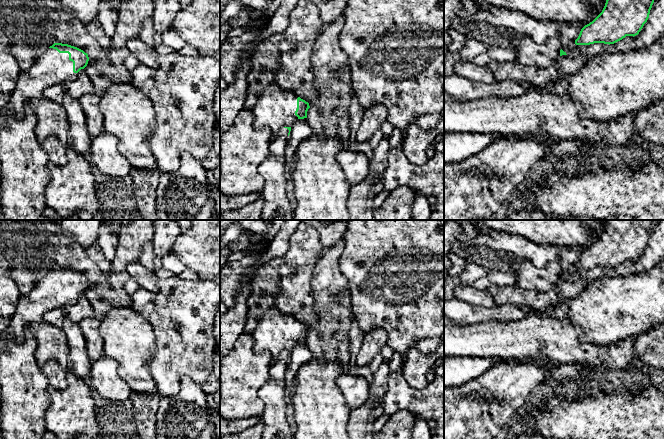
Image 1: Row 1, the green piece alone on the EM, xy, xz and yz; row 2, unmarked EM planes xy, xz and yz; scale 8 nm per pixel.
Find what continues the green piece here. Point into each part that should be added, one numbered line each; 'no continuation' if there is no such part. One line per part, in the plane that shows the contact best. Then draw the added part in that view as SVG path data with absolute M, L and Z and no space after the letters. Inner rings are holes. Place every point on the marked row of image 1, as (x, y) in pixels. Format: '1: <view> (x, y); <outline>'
1: xy (51, 68); M47 48L30 69L21 71L8 103L0 111L0 125L5 124L9 114L17 119L24 117L23 107L27 101L42 97L47 87L71 81L76 75L68 53Z

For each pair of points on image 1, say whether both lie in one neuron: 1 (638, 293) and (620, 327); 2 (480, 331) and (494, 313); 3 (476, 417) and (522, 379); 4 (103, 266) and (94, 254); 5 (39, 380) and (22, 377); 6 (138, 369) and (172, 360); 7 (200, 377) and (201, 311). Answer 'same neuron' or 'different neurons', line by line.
1: same neuron
2: different neurons
3: same neuron
4: same neuron
5: same neuron
6: different neurons
7: same neuron

